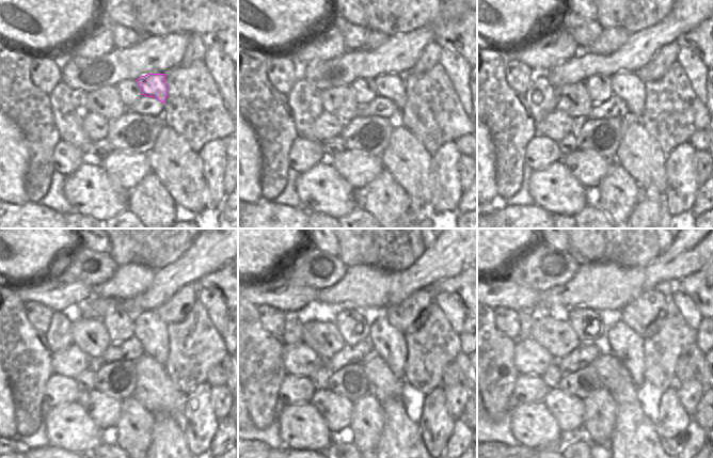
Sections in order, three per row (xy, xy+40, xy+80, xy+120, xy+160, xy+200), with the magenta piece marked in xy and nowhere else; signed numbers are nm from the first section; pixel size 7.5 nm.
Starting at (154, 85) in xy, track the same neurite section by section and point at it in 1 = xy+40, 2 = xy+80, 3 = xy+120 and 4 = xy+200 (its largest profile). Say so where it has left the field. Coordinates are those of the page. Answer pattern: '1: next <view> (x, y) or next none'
1: next xy+40 (391, 85)
2: next xy+80 (630, 88)
3: next xy+120 (148, 328)
4: next xy+200 (621, 341)

